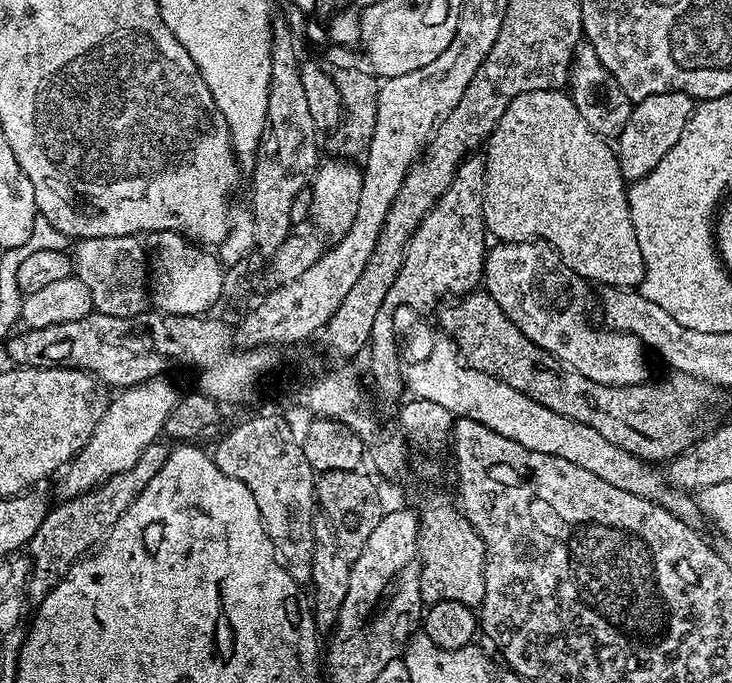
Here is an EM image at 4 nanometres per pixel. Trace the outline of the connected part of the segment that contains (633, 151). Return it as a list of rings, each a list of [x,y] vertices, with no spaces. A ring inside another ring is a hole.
[[[681,92],[654,94],[633,103],[630,118],[618,137],[620,173],[624,175],[625,181],[641,180],[654,166],[658,166],[658,162],[662,162],[662,158],[666,158],[670,146],[682,138],[682,130],[686,130],[686,122],[692,116],[693,107],[692,97]]]

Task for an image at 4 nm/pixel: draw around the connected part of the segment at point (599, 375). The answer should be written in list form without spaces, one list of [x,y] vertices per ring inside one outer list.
[[[523,240],[517,244],[496,242],[493,245],[493,248],[491,245],[487,249],[484,258],[483,291],[488,292],[490,298],[498,302],[498,306],[502,306],[502,314],[506,314],[506,318],[514,322],[514,326],[518,326],[518,330],[522,330],[522,334],[526,334],[530,342],[546,350],[553,360],[571,370],[577,377],[585,376],[589,385],[604,384],[608,388],[621,388],[642,384],[649,379],[650,356],[638,337],[629,332],[605,330],[603,327],[600,329],[588,324],[589,281],[583,280],[578,274],[574,274],[574,270],[567,268],[560,261],[560,255],[556,253],[555,248],[531,240]]]

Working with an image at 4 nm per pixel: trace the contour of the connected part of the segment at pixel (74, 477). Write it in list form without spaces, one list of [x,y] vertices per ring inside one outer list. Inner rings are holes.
[[[161,374],[141,384],[121,388],[109,399],[106,414],[102,414],[98,426],[94,426],[94,434],[90,434],[86,446],[82,446],[82,450],[55,477],[57,497],[60,500],[72,500],[75,496],[97,488],[114,474],[128,470],[134,466],[146,446],[161,439],[166,418],[170,418],[170,410],[174,410],[181,398],[181,393],[176,392],[168,378]]]

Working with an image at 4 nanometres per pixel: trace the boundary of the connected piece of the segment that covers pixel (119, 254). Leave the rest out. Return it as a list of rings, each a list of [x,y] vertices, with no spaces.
[[[140,236],[86,238],[75,245],[74,275],[90,290],[93,309],[118,318],[136,316],[145,311],[150,300],[148,257]]]

